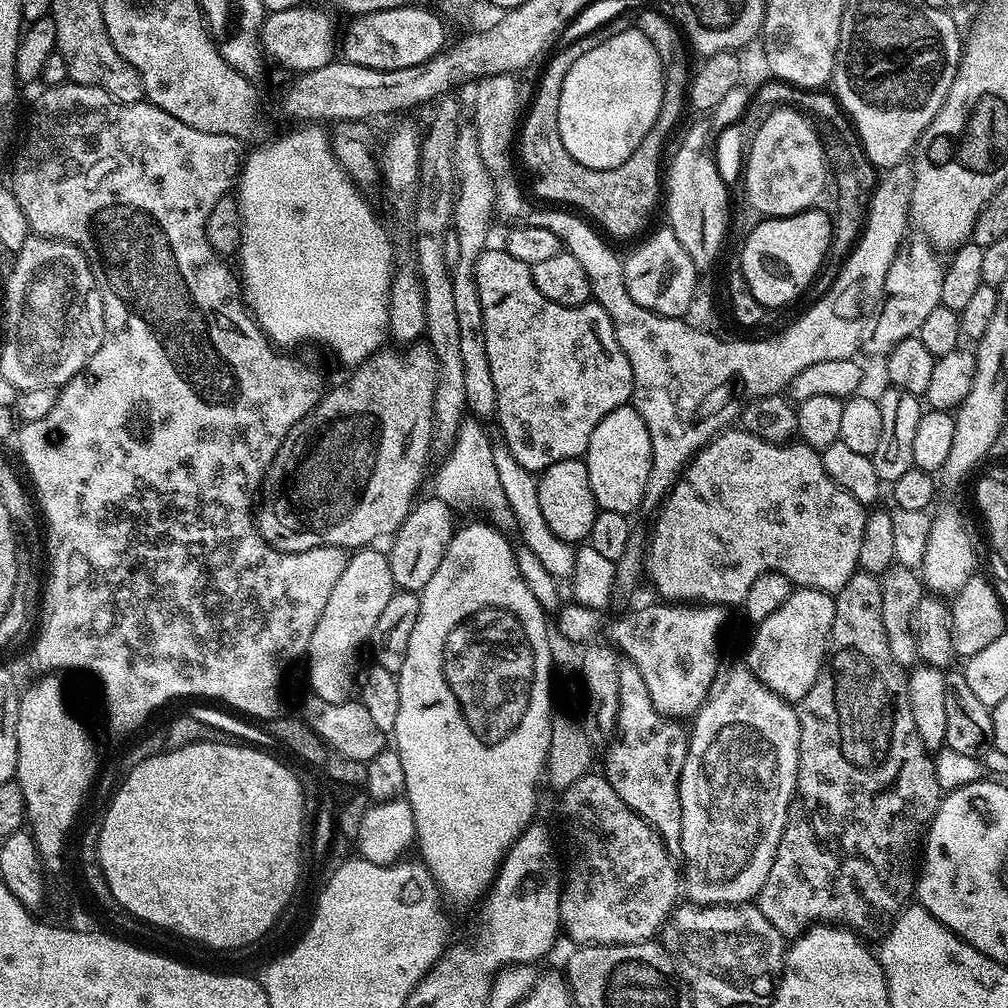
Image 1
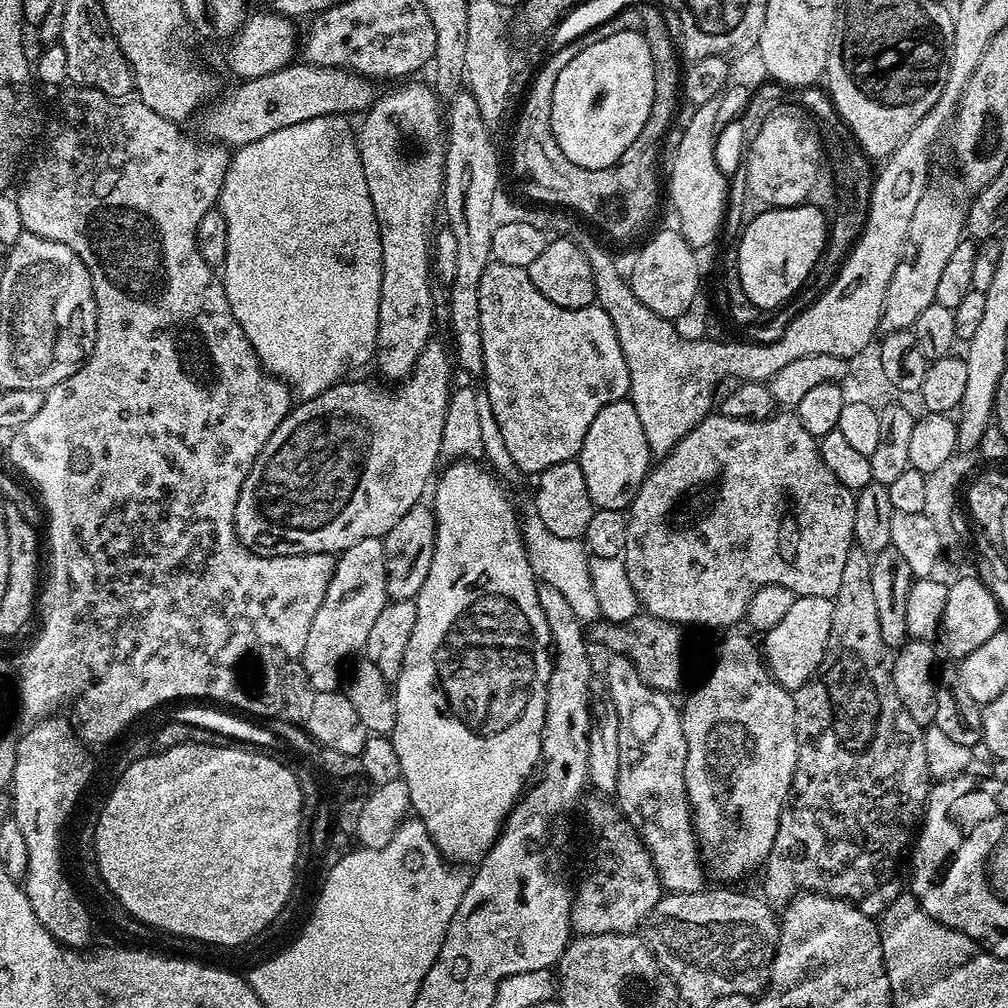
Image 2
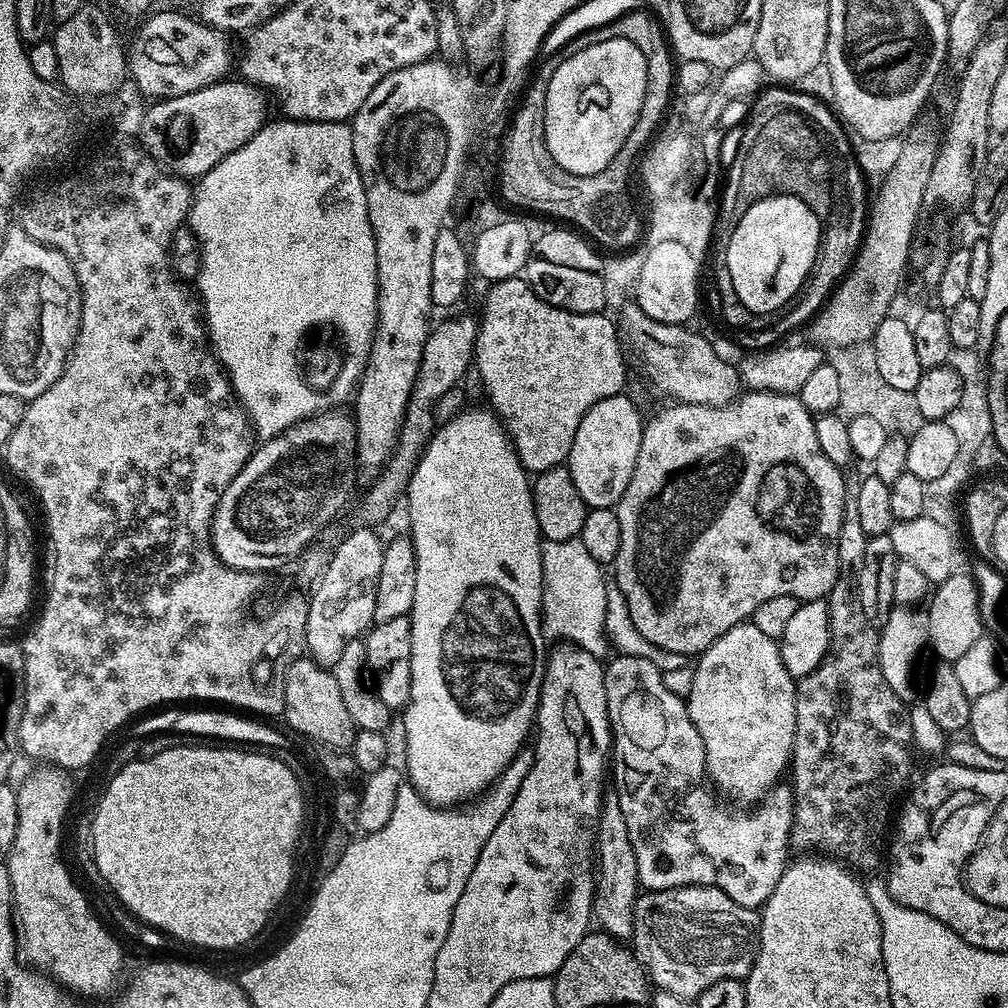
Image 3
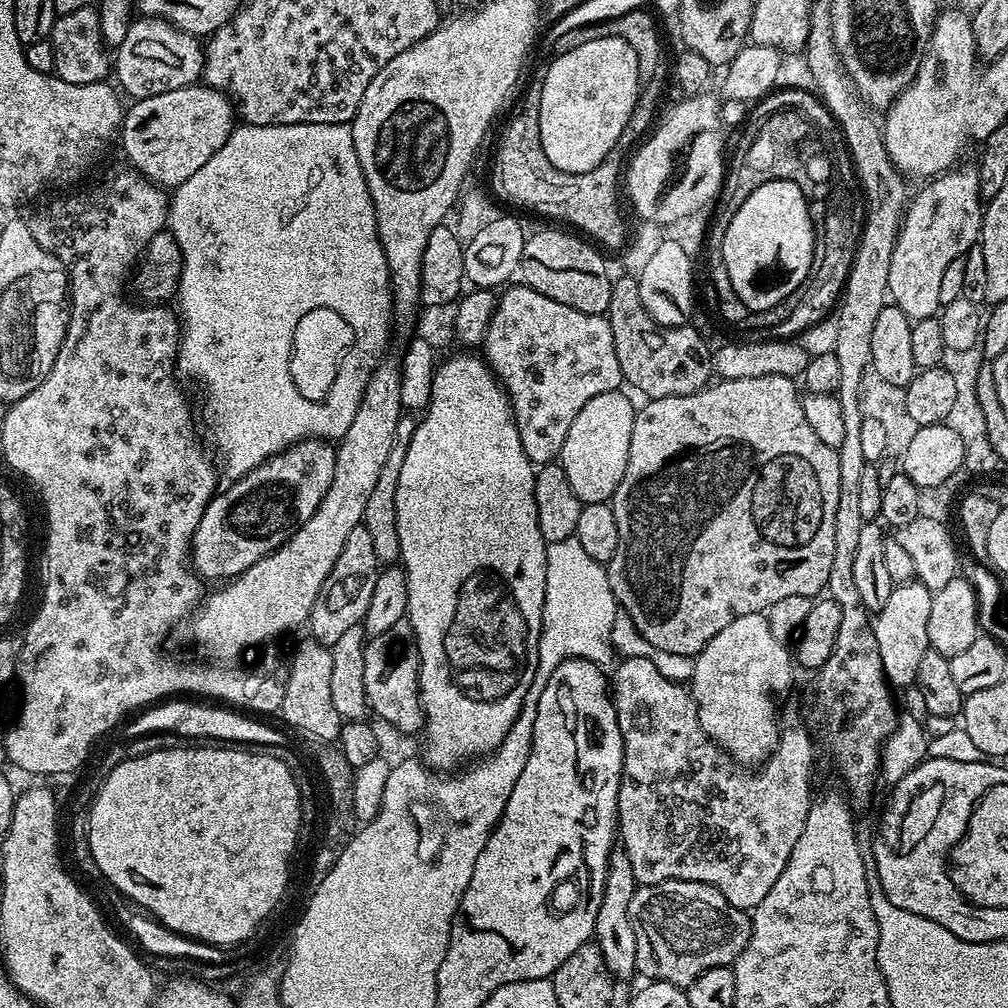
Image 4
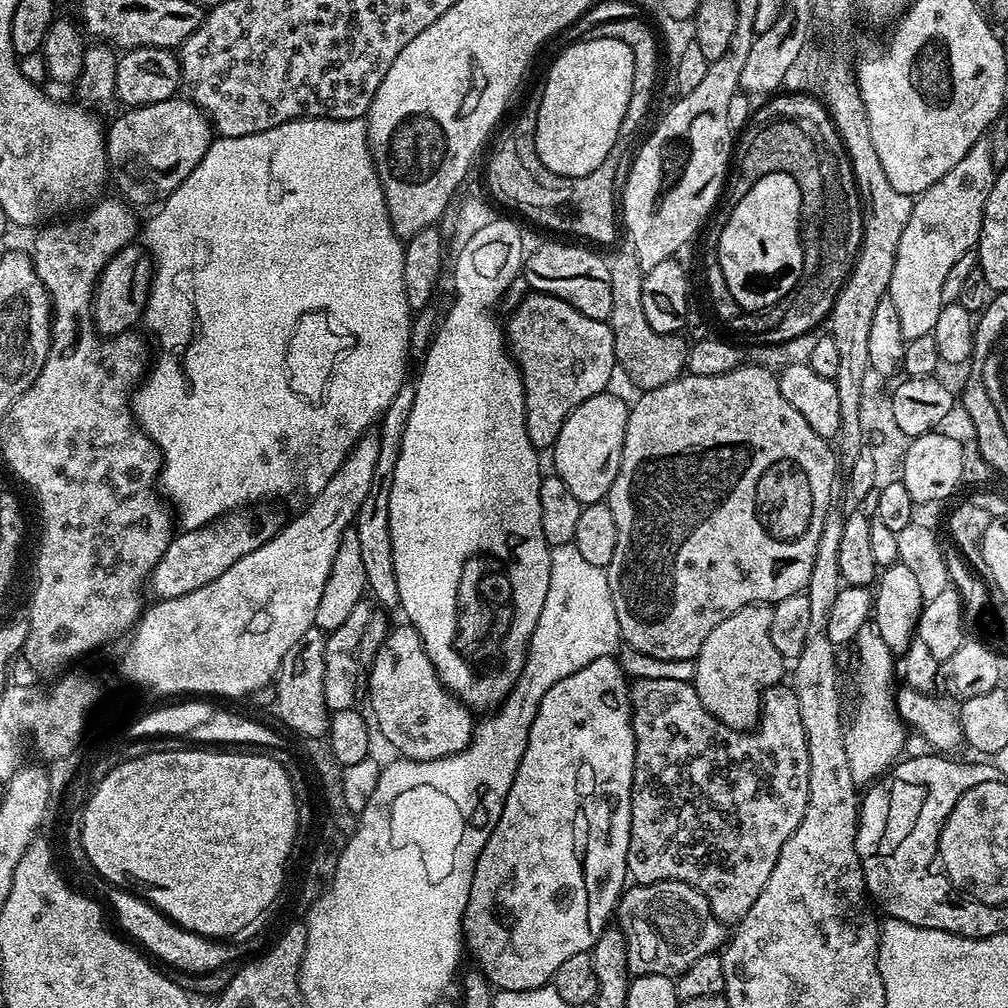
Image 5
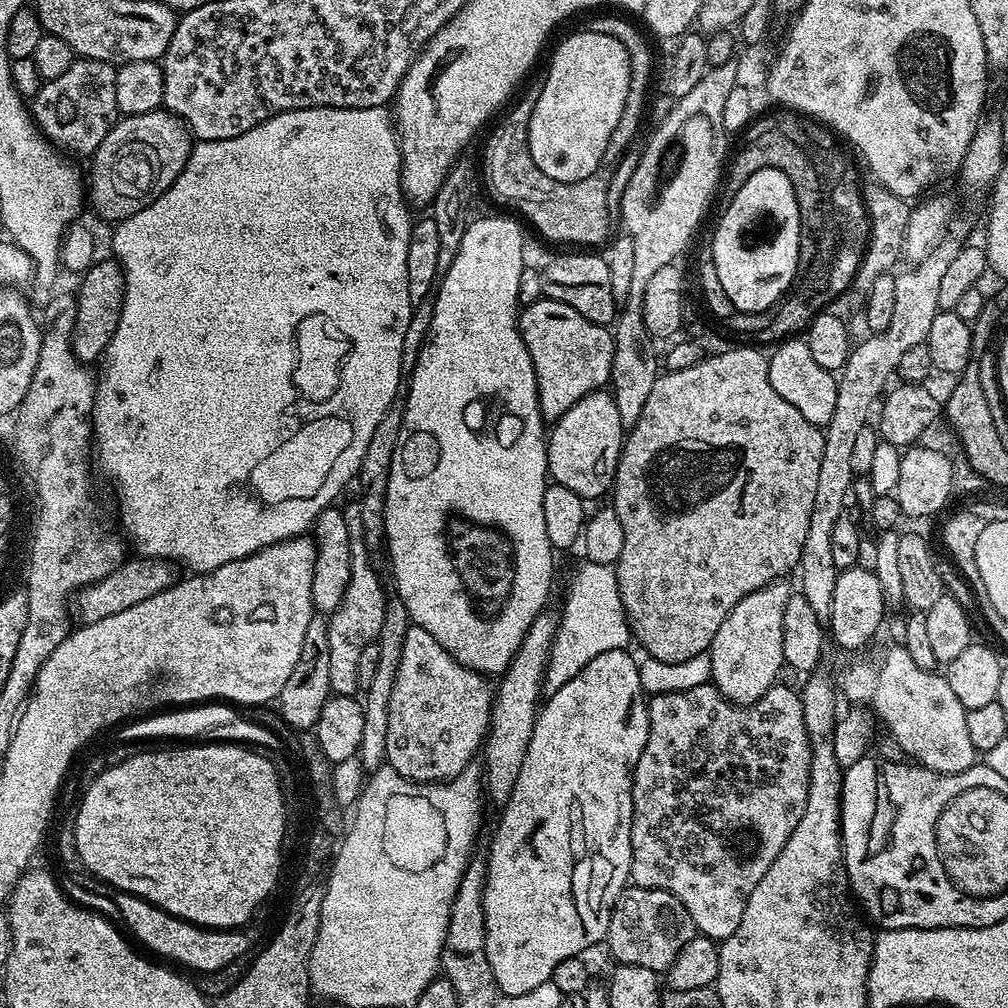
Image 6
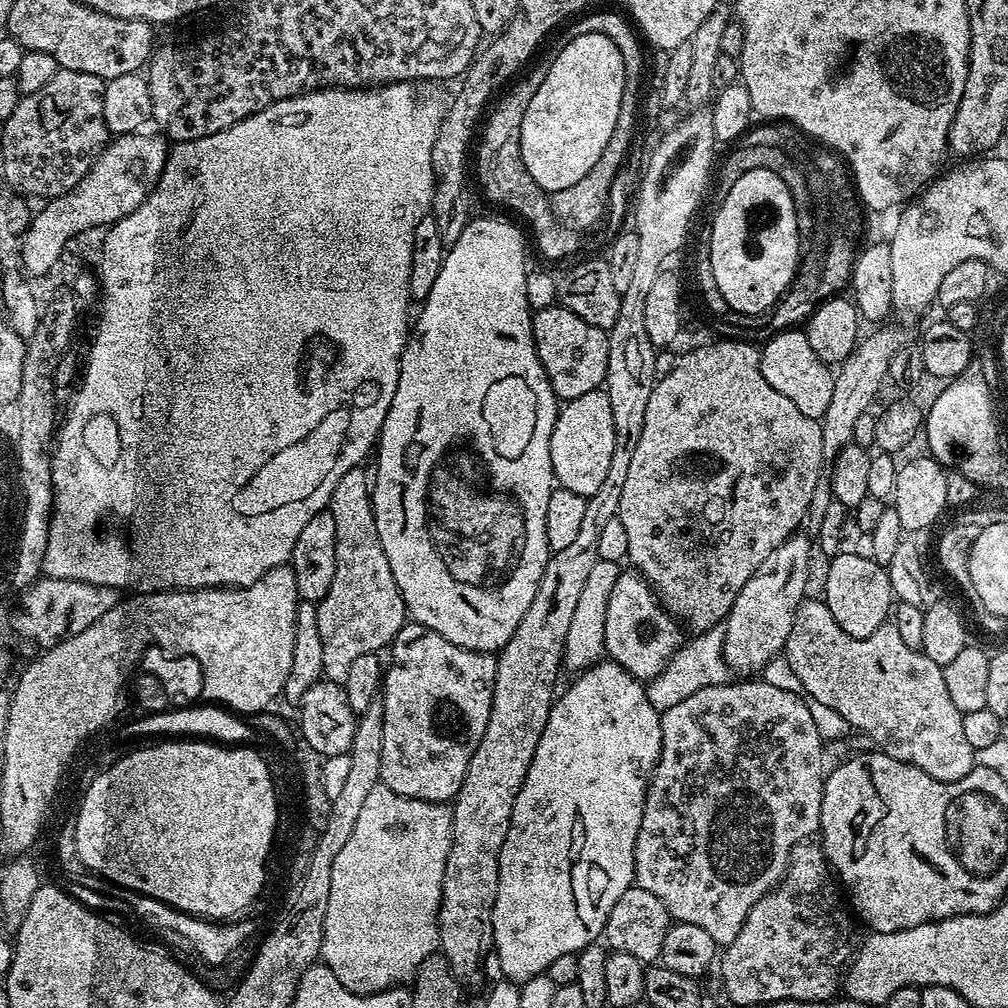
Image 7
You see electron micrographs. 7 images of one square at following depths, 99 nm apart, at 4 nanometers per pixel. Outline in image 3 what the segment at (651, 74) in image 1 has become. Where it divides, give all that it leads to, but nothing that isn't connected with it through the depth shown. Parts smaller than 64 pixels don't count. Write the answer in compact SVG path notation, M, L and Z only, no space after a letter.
M614 37L595 43L562 62L548 83L544 103L546 146L562 170L593 176L610 166L622 142L634 130L646 94L644 50Z

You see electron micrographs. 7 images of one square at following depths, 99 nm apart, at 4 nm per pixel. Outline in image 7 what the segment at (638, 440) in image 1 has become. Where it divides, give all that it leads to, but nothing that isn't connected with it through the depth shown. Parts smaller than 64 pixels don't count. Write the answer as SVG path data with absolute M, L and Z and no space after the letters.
M600 388L590 390L590 394L581 394L579 398L567 401L557 411L556 421L554 422L554 430L550 434L550 462L552 463L552 475L555 483L559 487L566 490L574 490L574 494L582 494L583 496L590 497L594 494L594 490L598 490L598 486L602 486L602 481L606 479L606 473L610 470L610 458L614 458L614 413L610 411L610 398Z

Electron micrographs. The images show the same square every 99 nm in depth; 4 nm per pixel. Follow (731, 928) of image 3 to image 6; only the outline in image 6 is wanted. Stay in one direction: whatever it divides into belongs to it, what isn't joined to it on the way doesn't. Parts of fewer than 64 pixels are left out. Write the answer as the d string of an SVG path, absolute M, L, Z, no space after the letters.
M628 886L616 900L608 923L606 945L612 951L613 961L646 966L646 970L664 974L696 935L695 922L674 894L657 888Z

